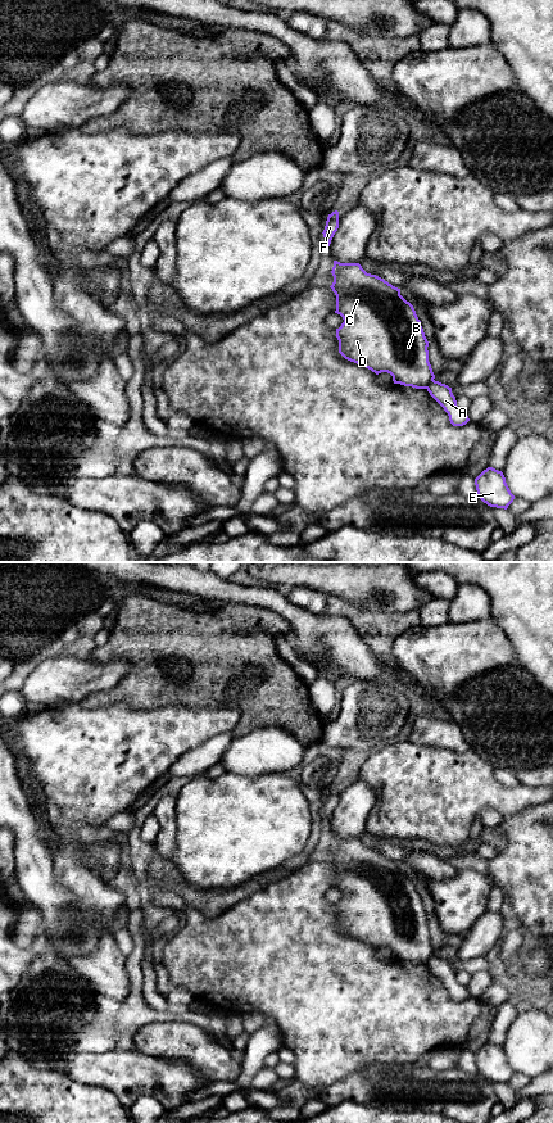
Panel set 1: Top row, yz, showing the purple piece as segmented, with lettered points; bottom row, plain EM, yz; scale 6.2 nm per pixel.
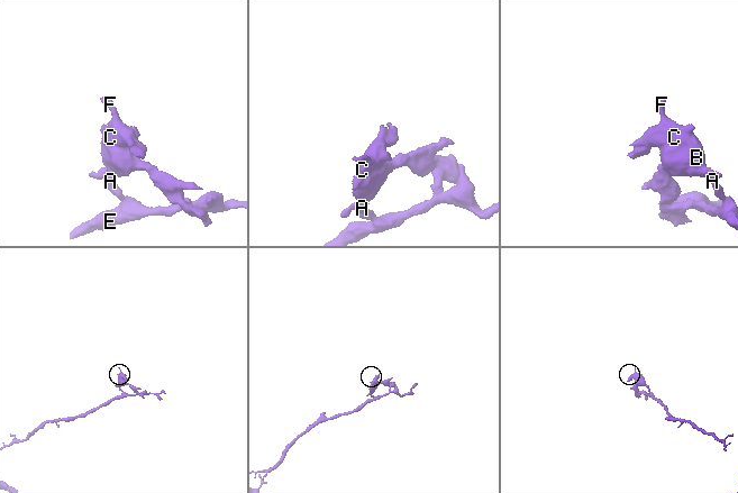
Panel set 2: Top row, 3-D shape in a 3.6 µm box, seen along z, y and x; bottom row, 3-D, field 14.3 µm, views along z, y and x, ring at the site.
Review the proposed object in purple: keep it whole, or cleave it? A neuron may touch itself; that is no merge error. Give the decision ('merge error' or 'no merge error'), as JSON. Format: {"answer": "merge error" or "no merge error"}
{"answer": "merge error"}

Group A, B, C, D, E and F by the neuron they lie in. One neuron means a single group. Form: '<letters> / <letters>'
A E / B C D F

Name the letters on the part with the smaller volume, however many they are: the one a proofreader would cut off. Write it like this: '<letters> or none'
B, C, D, F

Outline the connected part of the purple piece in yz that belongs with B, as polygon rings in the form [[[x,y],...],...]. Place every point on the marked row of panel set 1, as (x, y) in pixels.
[[[334,261],[330,286],[336,295],[336,311],[344,320],[336,329],[339,353],[376,375],[387,372],[394,384],[427,389],[435,375],[429,362],[429,341],[413,305],[400,295],[400,289],[384,279],[367,273],[359,263]]]

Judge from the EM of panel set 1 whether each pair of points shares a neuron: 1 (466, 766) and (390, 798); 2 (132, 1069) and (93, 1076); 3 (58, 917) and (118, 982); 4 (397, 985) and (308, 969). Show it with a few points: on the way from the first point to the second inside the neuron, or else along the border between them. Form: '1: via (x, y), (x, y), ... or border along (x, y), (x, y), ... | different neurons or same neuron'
1: via (447, 786), (439, 793), (409, 798) | same neuron
2: via (122, 1071), (103, 1071) | same neuron
3: via (66, 937), (68, 949), (81, 961), (98, 967) | same neuron
4: via (375, 985), (330, 985) | same neuron

